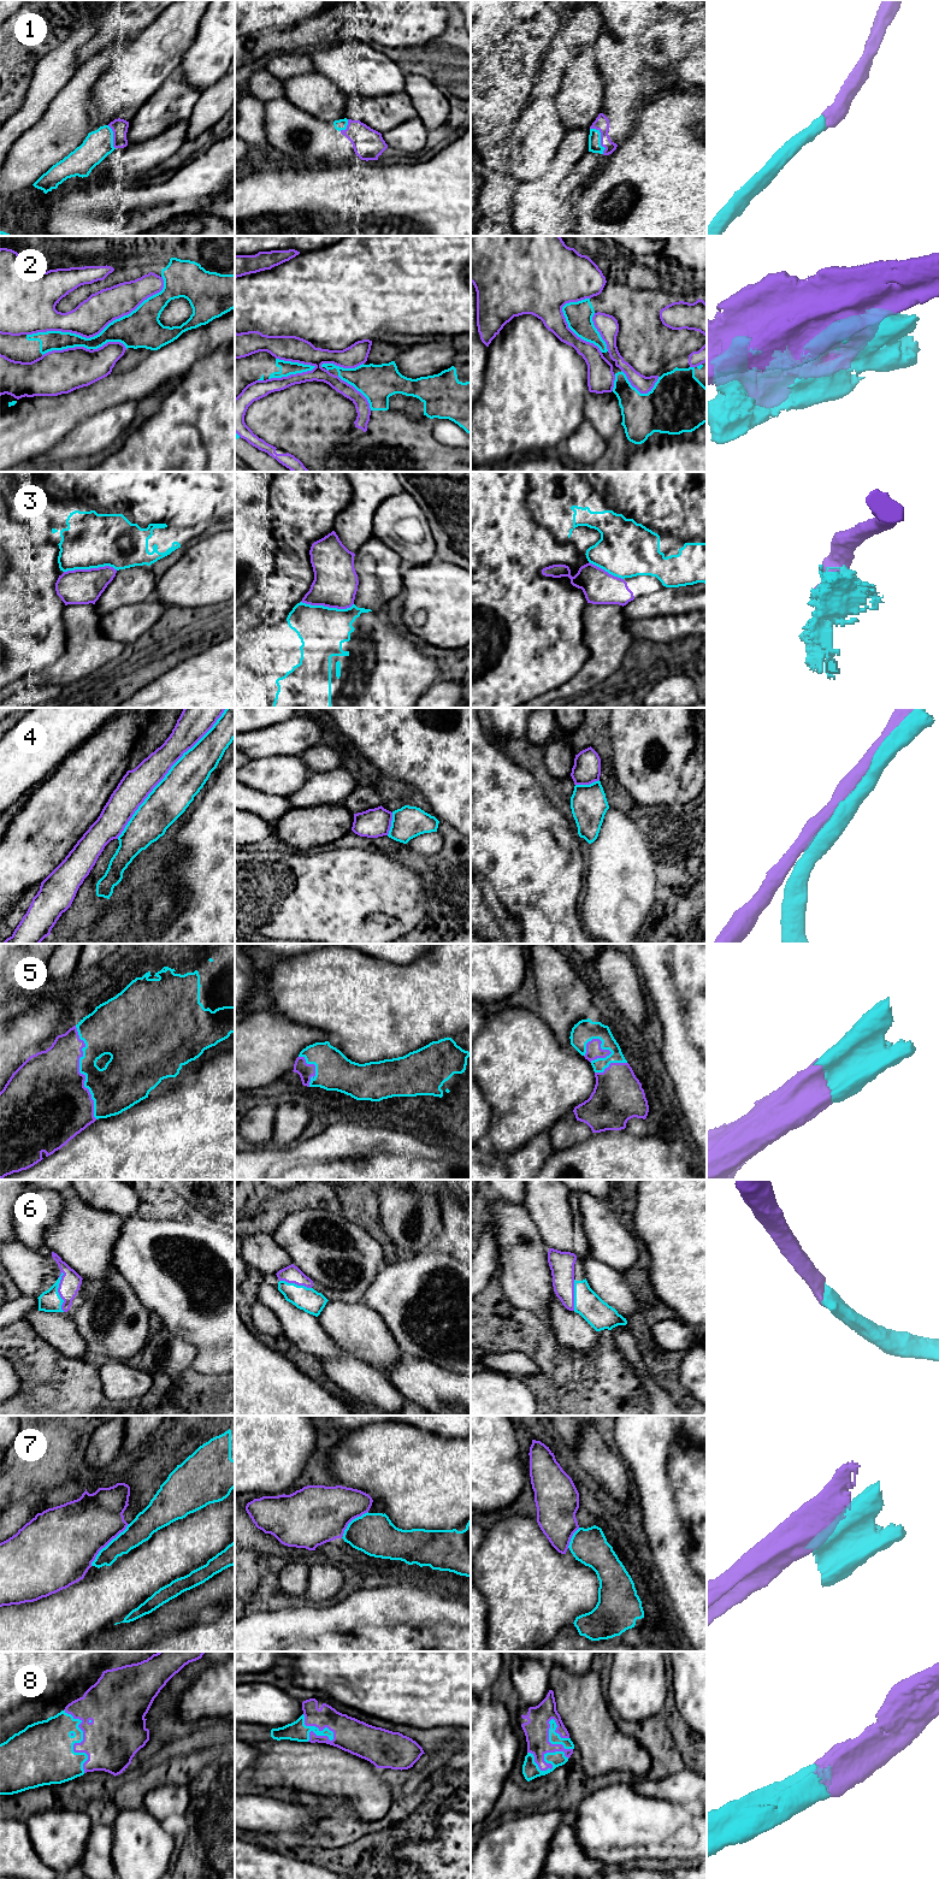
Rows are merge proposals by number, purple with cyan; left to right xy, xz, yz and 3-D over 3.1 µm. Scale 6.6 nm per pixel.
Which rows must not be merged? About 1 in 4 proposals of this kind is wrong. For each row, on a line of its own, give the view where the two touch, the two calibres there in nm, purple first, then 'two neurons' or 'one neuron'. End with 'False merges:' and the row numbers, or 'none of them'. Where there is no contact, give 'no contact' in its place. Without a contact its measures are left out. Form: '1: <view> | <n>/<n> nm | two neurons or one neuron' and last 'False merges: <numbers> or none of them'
1: yz | 100/80 nm | one neuron
2: xy | 240/240 nm | two neurons
3: xy | 240/360 nm | one neuron
4: xy | 200/260 nm | two neurons
5: xy | 500/320 nm | one neuron
6: xy | 140/140 nm | one neuron
7: xy | 440/160 nm | two neurons
8: xy | 360/420 nm | one neuron
False merges: 2, 4, 7

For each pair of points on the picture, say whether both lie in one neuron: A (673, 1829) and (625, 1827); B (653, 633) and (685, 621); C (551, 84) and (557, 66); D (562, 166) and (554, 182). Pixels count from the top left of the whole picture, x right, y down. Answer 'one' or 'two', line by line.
A: one
B: one
C: one
D: one

